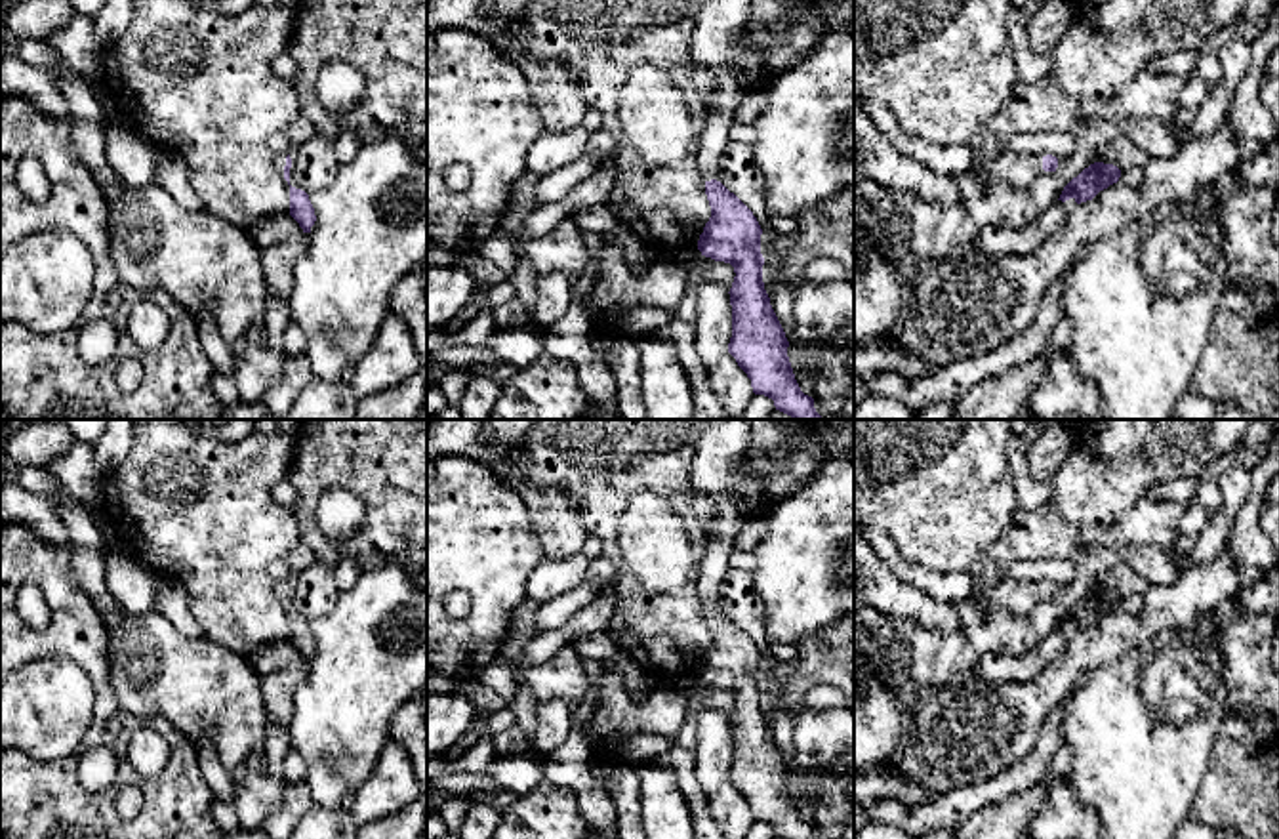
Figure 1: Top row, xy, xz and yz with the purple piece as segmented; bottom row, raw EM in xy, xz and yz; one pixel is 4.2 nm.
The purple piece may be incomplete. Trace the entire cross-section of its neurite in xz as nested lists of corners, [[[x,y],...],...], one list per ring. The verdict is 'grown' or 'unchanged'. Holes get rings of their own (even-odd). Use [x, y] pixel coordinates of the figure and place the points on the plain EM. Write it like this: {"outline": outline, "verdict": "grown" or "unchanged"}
{"outline": [[[707,420],[690,463],[692,486],[711,500],[715,511],[715,536],[707,542],[698,576],[698,597],[711,633],[698,677],[734,694],[728,780],[751,807],[753,820],[772,826],[780,839],[816,839],[814,826],[795,807],[789,768],[764,717],[762,656],[753,639],[715,606],[736,536],[751,519],[740,507],[743,469],[738,465],[749,446],[751,420]]], "verdict": "grown"}

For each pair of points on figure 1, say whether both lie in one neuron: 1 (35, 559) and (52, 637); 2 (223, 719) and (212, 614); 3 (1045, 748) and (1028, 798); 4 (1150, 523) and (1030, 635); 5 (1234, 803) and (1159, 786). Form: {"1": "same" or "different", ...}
{"1": "same", "2": "different", "3": "different", "4": "same", "5": "different"}

